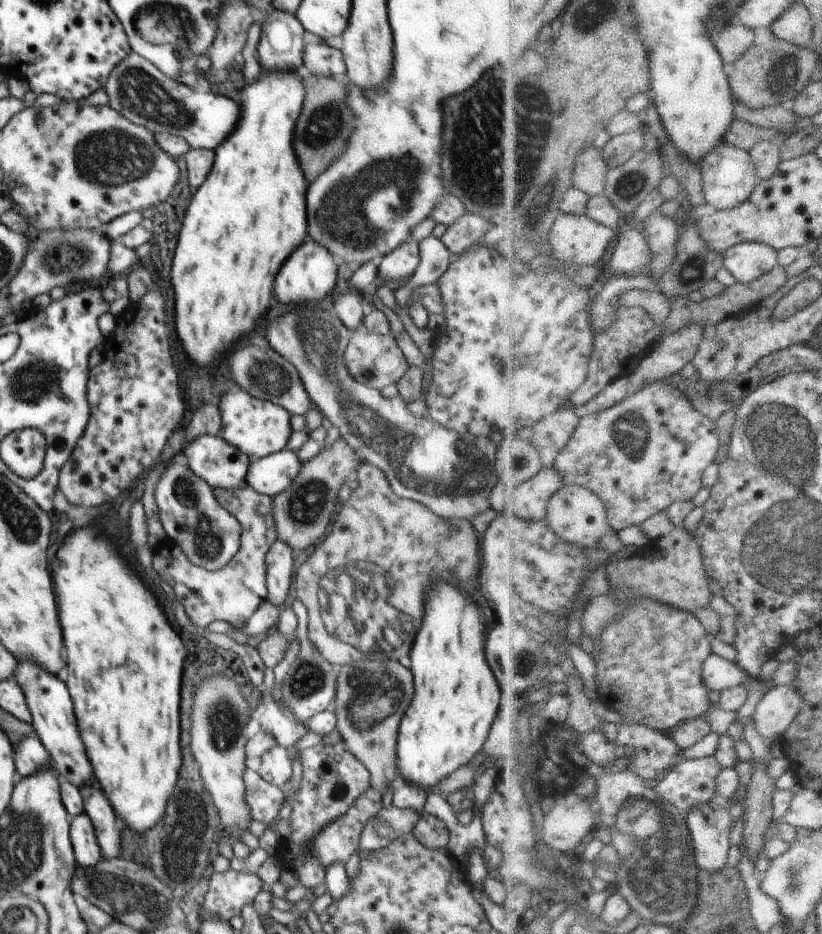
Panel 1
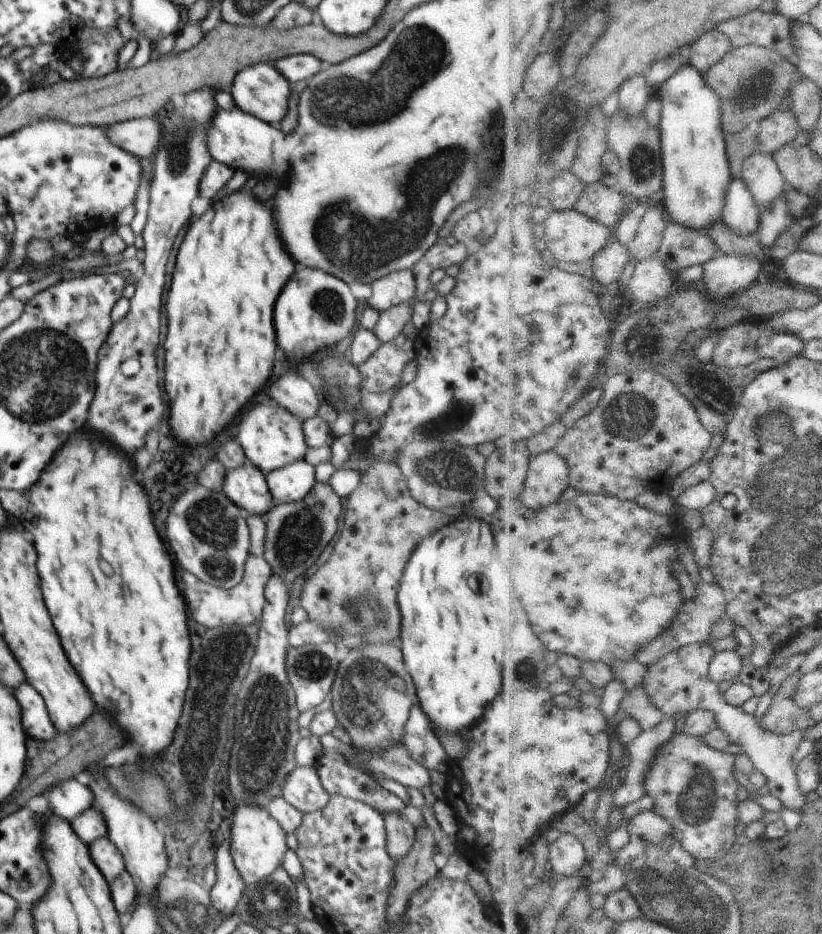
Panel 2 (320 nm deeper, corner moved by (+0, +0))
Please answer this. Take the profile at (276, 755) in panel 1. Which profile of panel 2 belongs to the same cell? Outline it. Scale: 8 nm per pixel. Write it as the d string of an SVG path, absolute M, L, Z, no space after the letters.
M296 766L283 784L282 797L302 814L322 810L330 800L330 795L321 785L316 766Z

